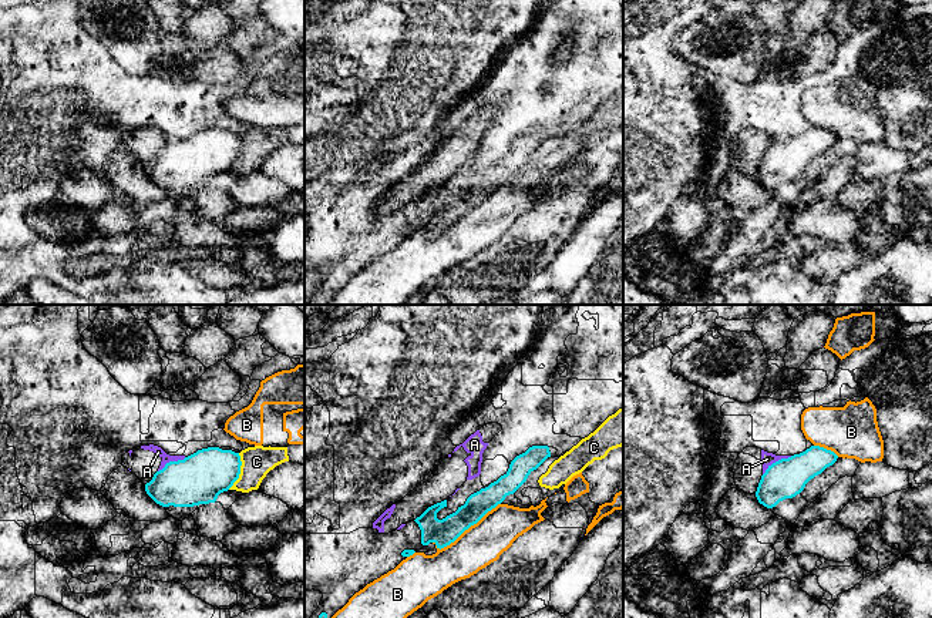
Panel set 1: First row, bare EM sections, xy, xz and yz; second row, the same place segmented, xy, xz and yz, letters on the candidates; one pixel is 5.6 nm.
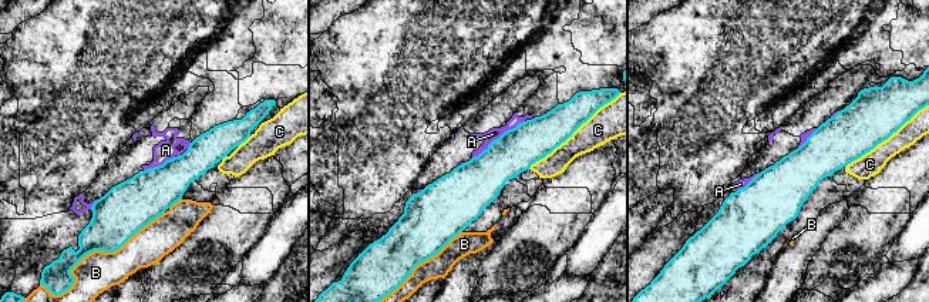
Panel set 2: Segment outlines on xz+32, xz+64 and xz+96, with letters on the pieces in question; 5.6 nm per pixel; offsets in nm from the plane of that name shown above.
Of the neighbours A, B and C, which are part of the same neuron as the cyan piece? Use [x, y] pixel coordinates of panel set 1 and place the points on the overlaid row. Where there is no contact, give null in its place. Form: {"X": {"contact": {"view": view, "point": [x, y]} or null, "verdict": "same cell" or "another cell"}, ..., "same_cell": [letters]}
{"A": {"contact": {"view": "yz", "point": [776, 462]}, "verdict": "another cell"}, "B": {"contact": {"view": "xz", "point": [466, 529]}, "verdict": "another cell"}, "C": {"contact": {"view": "xy", "point": [239, 472]}, "verdict": "another cell"}, "same_cell": []}

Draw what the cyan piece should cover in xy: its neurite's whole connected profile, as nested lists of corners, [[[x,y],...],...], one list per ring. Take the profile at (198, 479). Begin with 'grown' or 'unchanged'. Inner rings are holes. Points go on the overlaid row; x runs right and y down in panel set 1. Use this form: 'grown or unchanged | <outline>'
unchanged | [[[208,447],[185,457],[169,461],[145,484],[147,494],[162,507],[194,507],[215,503],[218,496],[228,491],[240,474],[240,456],[232,450]]]

